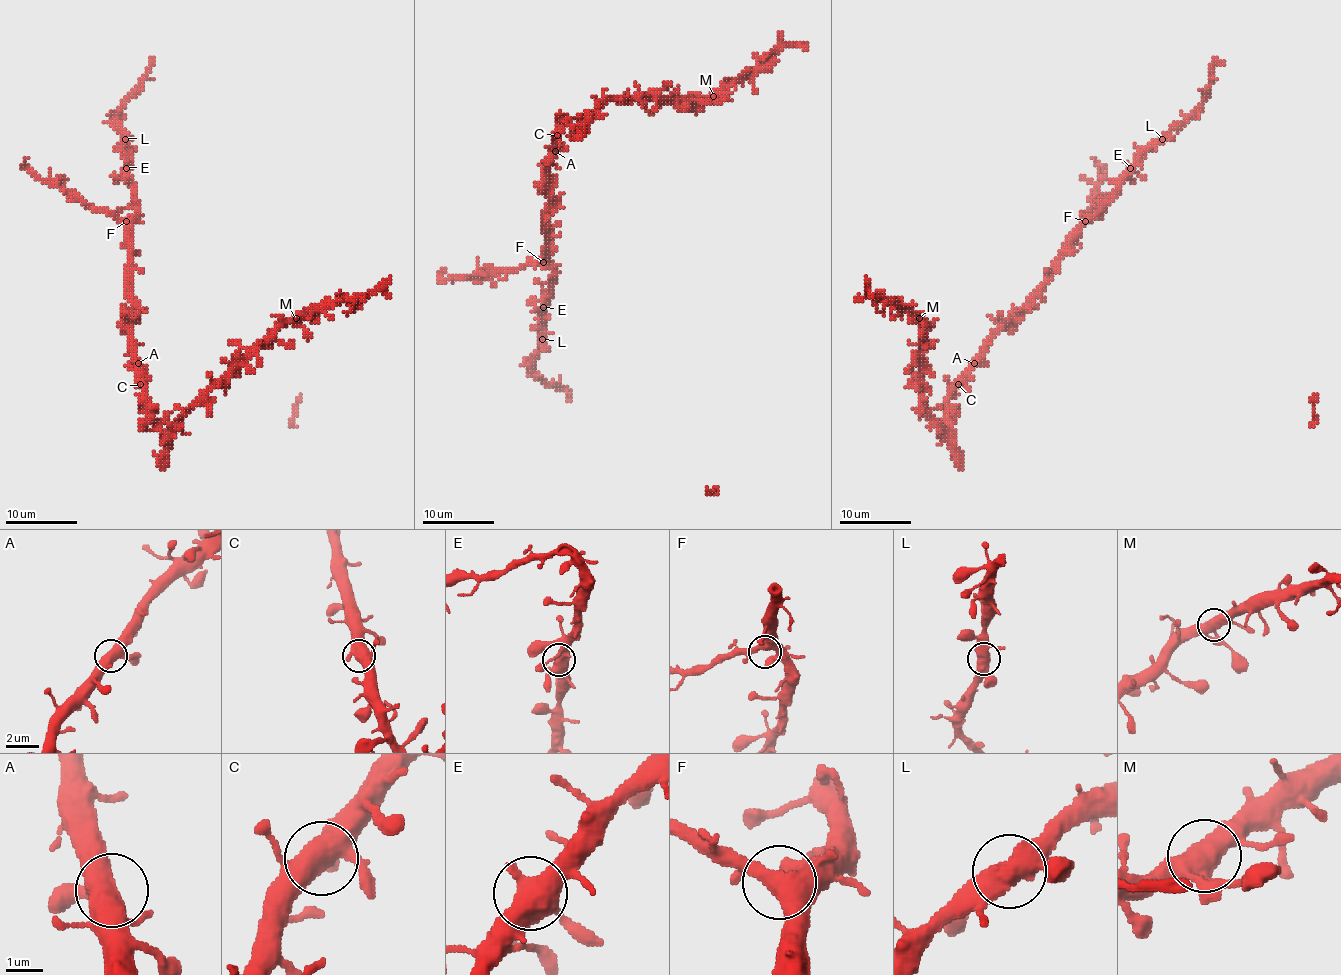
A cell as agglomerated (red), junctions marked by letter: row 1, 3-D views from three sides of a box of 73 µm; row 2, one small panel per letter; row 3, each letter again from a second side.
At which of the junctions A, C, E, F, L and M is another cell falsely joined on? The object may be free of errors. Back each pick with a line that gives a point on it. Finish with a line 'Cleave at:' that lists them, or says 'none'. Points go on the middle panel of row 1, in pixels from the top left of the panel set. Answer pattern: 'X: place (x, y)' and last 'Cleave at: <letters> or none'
Cleave at: none

